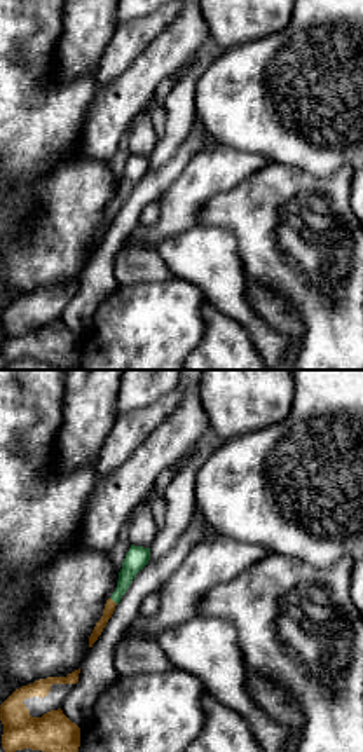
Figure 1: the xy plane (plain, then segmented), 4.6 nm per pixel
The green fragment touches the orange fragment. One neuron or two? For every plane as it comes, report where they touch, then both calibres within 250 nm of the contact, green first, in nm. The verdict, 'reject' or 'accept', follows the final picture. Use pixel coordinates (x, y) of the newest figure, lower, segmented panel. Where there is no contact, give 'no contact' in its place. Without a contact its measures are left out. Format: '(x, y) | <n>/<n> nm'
(112, 599) | 100/50 nm

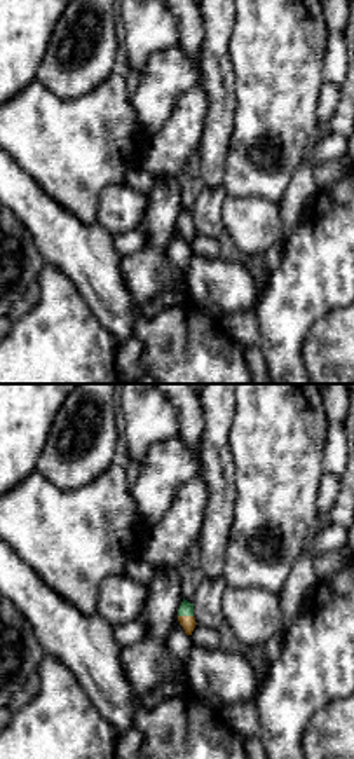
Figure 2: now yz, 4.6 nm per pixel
(185, 615) | 60/70 nm

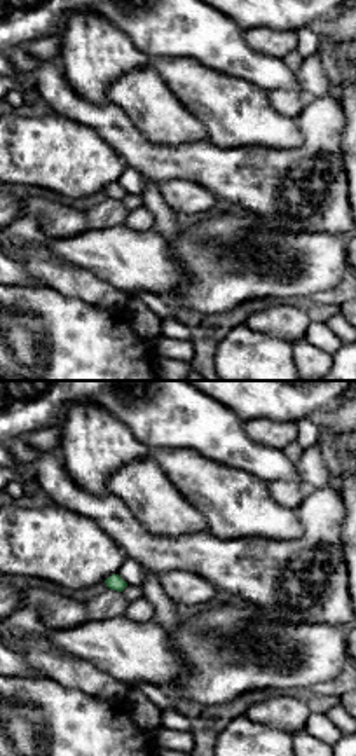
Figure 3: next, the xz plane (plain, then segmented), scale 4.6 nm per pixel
no contact

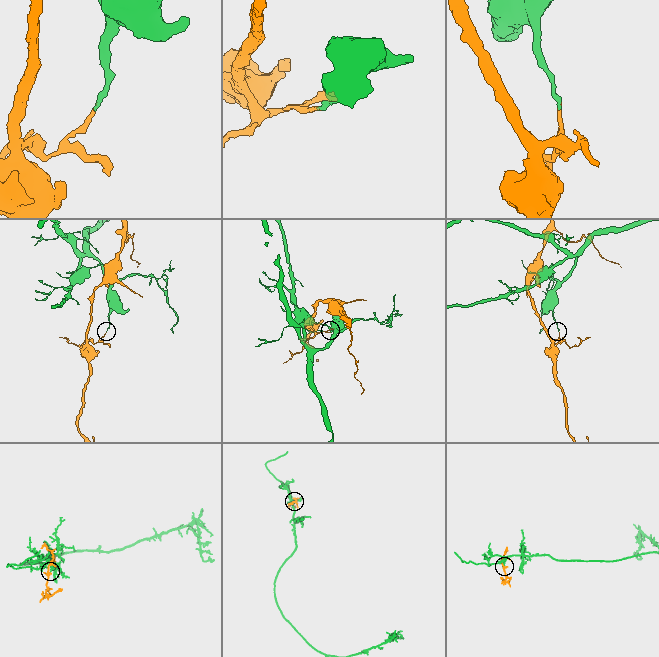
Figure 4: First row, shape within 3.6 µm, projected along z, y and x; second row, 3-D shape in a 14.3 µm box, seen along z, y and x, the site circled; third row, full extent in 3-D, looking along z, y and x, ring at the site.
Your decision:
reject

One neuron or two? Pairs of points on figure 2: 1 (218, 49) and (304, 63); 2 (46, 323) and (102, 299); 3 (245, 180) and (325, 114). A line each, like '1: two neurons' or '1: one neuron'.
1: two neurons
2: two neurons
3: two neurons

